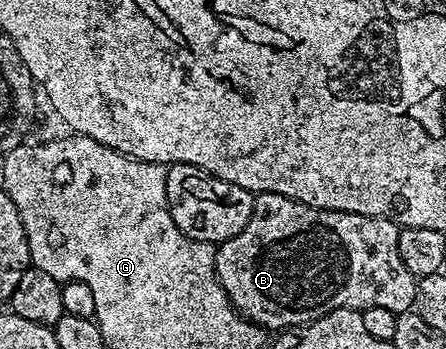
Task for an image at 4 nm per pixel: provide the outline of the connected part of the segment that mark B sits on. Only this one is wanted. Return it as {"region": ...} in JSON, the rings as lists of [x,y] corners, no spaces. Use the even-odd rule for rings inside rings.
{"region":[[[259,194],[253,199],[253,211],[251,220],[247,220],[247,228],[243,228],[243,232],[239,232],[239,236],[231,236],[231,240],[217,246],[217,259],[215,260],[217,278],[223,284],[231,304],[241,313],[241,316],[269,332],[280,332],[295,326],[306,326],[308,322],[322,318],[324,314],[332,310],[360,310],[362,312],[370,312],[369,310],[373,309],[390,310],[390,315],[396,316],[414,309],[418,282],[417,277],[411,272],[407,272],[407,264],[403,264],[403,256],[399,256],[401,232],[402,227],[379,216],[363,216],[338,210],[320,210],[314,206],[303,204],[299,200],[291,200],[287,196]]]}

